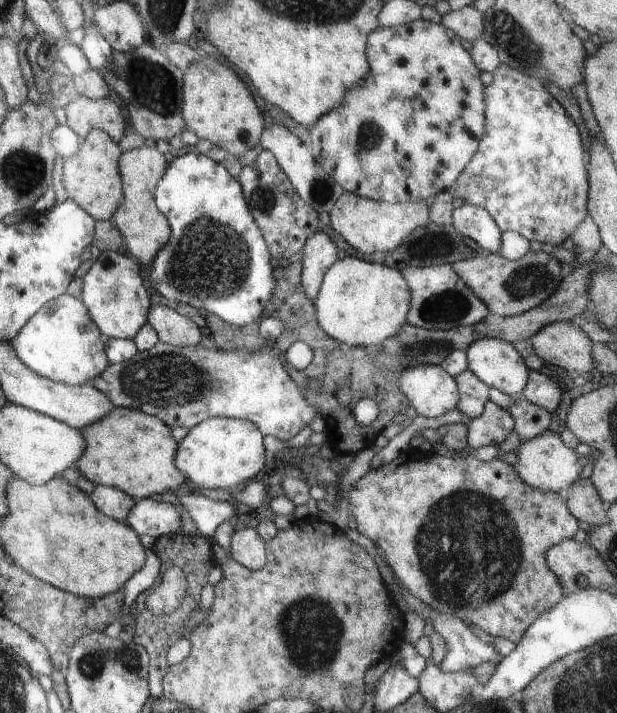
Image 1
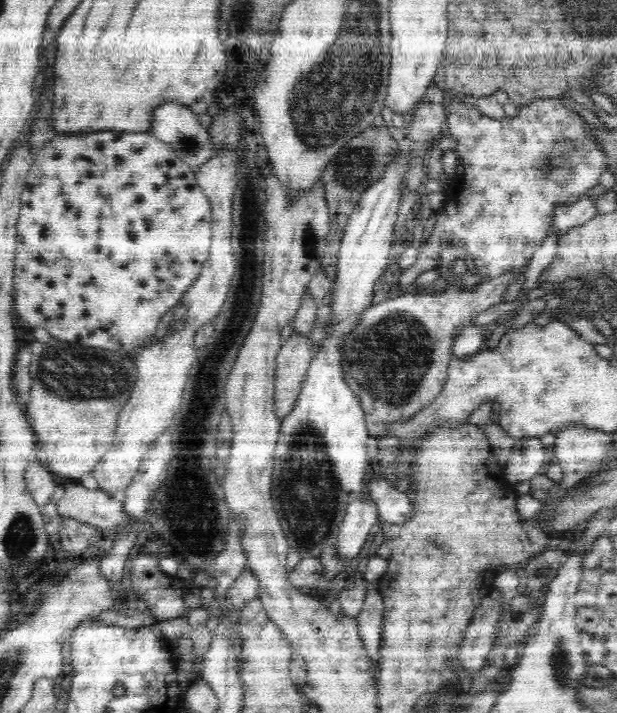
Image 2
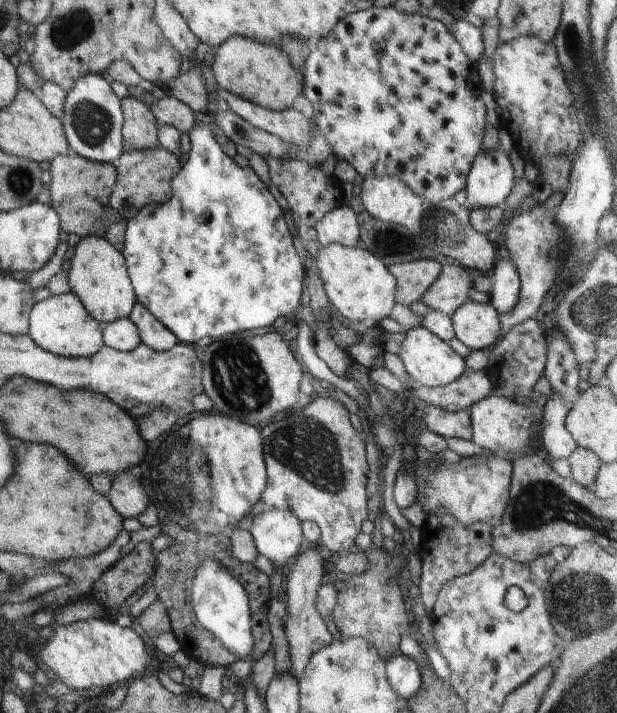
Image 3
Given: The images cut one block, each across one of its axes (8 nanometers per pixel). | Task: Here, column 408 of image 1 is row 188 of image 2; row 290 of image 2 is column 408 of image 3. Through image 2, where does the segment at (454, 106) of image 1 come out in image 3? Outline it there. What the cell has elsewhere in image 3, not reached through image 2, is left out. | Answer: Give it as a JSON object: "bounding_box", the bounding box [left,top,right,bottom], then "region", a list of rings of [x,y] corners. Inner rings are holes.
{"bounding_box":[302,5,486,204],"region":[[[394,5],[388,7],[370,7],[368,10],[356,11],[338,24],[323,37],[319,38],[304,68],[304,84],[302,94],[306,95],[309,106],[313,108],[315,121],[319,131],[331,142],[334,155],[346,160],[359,174],[365,178],[370,176],[398,175],[419,197],[437,204],[451,199],[456,192],[465,188],[467,174],[473,160],[483,148],[483,130],[485,128],[486,107],[480,94],[484,89],[477,65],[464,54],[460,43],[454,38],[453,32],[441,21],[427,17],[425,12],[409,15],[399,11]]]}

